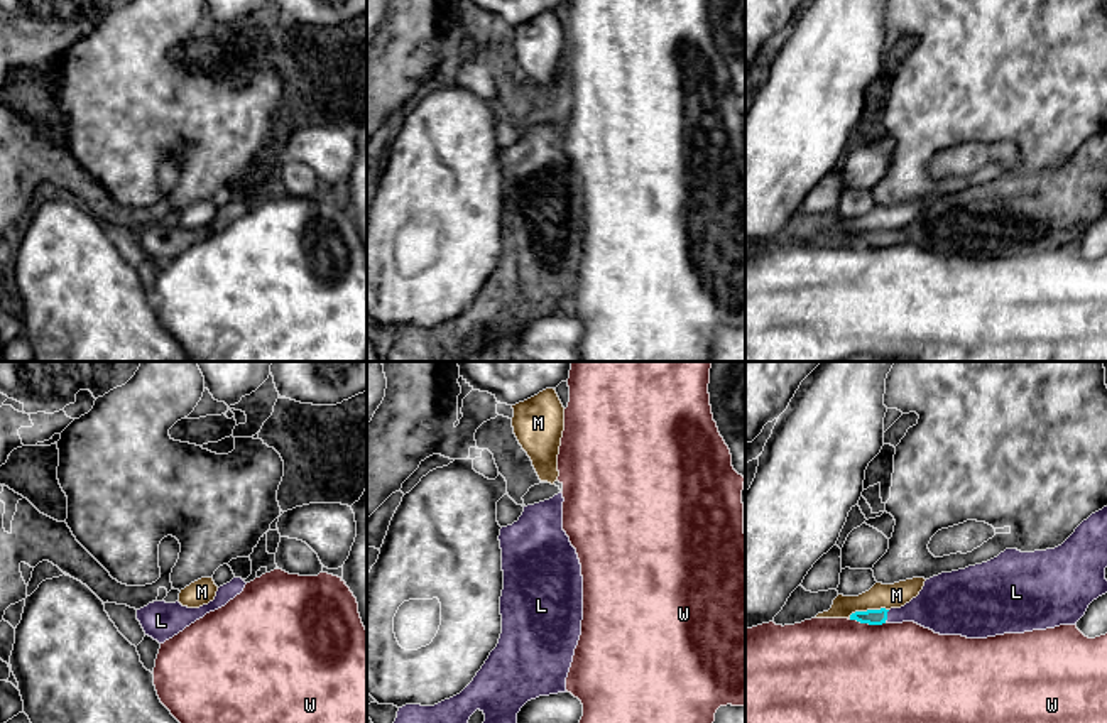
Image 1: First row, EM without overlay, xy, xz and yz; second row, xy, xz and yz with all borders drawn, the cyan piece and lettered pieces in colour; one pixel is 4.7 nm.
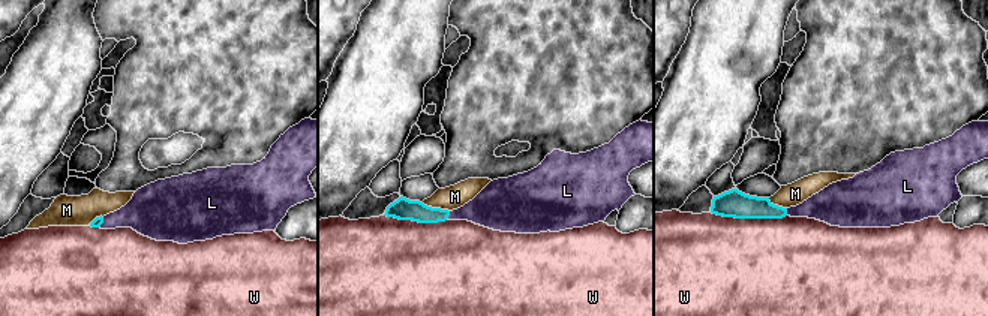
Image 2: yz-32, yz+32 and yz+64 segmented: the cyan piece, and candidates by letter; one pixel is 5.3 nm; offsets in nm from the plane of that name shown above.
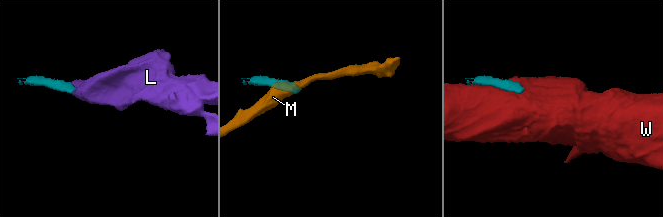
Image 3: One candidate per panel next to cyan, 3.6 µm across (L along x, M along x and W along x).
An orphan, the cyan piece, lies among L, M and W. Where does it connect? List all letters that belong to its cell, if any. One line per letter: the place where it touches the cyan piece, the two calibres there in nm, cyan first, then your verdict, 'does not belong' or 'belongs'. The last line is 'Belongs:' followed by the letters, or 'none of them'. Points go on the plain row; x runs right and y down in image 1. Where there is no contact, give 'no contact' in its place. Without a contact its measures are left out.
L: meets cyan in yz at (886, 237); 80 nm thick on the cyan side, 220 nm on the other; belongs
M: meets cyan in yz at (867, 232); 80 nm thick on the cyan side, 120 nm on the other; does not belong
W: meets cyan in yz at (869, 245); 80 nm thick on the cyan side, 500 nm on the other; does not belong
Belongs: L

